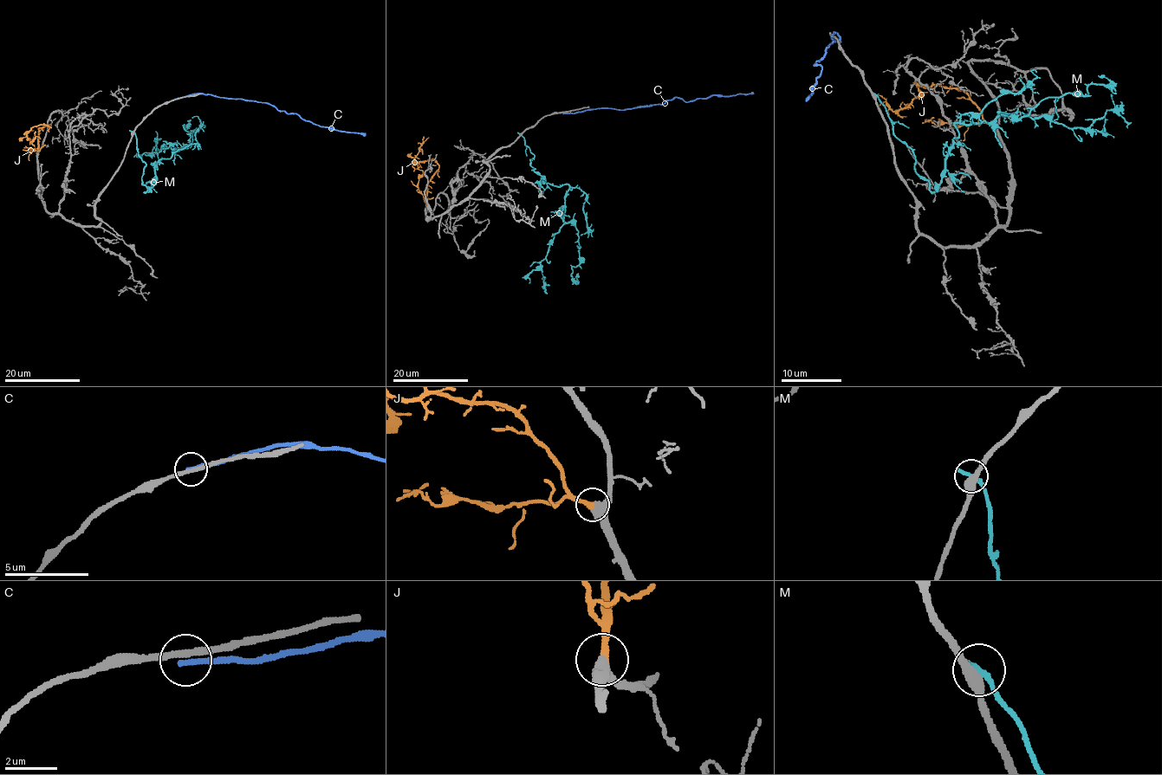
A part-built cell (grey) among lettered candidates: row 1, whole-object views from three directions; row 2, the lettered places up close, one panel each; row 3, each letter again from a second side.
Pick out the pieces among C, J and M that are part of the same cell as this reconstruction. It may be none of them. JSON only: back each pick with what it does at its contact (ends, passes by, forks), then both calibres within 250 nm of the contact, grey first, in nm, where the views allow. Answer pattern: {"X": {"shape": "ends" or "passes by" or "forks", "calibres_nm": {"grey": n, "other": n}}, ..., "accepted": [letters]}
{"J": {"shape": "ends", "calibres_nm": {"grey": 440, "other": 280}}, "accepted": ["J"]}

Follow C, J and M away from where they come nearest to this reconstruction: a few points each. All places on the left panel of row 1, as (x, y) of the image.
C: (175, 99), (207, 93), (269, 102), (280, 111), (295, 113), (324, 126), (365, 135)
J: (37, 150), (39, 127), (50, 126), (41, 124), (35, 125), (27, 132), (31, 142), (35, 132)
M: (132, 132), (146, 192), (158, 163), (181, 149), (175, 144), (187, 145), (190, 120)

